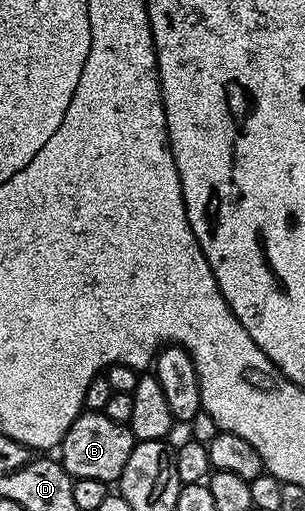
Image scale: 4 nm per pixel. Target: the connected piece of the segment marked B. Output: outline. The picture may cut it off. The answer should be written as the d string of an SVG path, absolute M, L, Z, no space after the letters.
M108 412L80 413L60 441L58 460L73 479L102 480L112 484L122 476L122 468L126 468L126 460L130 460L130 452L137 441L123 421L115 422L110 415Z

